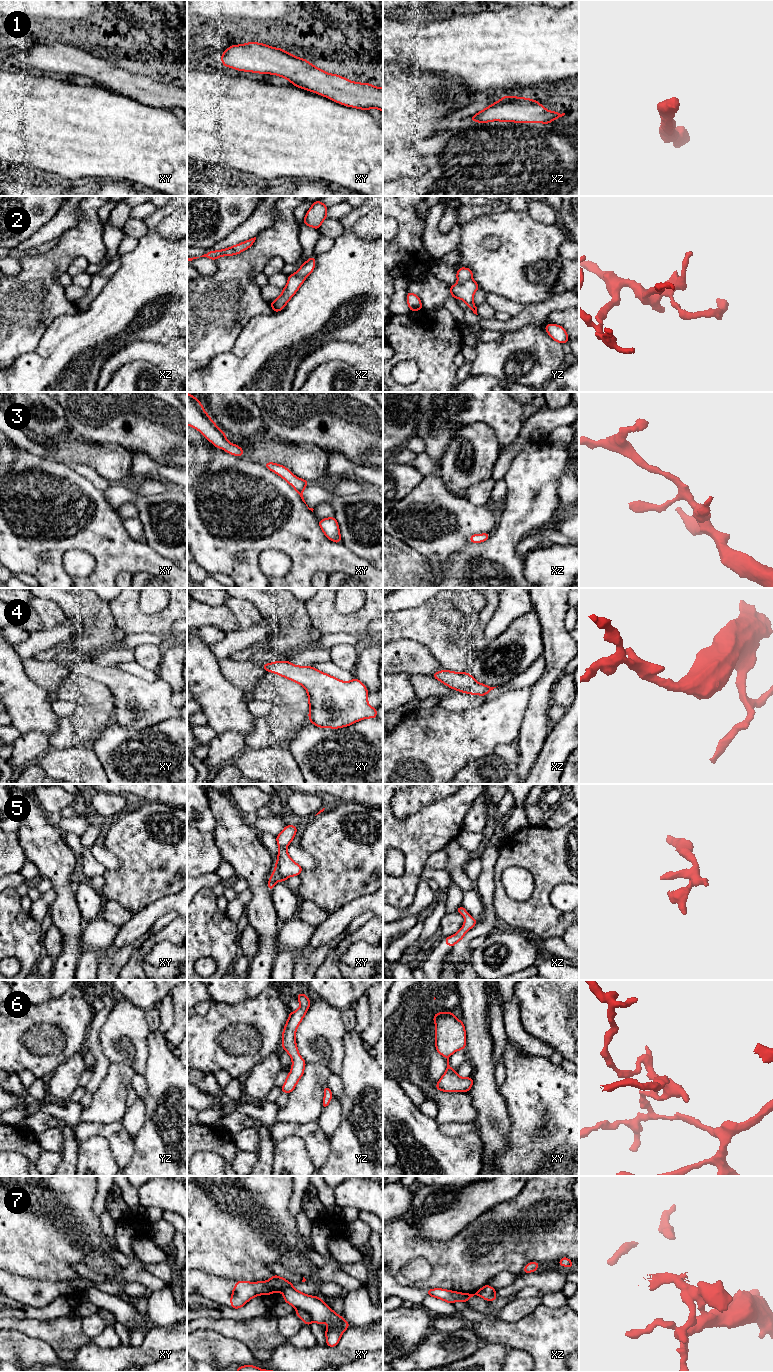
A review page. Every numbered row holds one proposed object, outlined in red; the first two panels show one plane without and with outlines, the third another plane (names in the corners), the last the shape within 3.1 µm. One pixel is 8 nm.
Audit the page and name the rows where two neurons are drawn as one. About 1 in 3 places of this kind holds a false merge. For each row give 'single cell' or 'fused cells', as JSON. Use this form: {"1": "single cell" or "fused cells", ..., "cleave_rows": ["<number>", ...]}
{"1": "single cell", "2": "fused cells", "3": "single cell", "4": "single cell", "5": "single cell", "6": "single cell", "7": "fused cells", "cleave_rows": ["2", "7"]}

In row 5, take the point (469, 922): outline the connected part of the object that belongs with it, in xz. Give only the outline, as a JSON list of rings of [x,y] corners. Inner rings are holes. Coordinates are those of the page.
[[[459,906],[456,911],[464,916],[465,921],[462,928],[457,933],[445,938],[445,943],[450,947],[453,947],[457,942],[462,940],[465,933],[469,931],[472,927],[474,927],[478,922],[467,913],[467,910],[464,907]]]

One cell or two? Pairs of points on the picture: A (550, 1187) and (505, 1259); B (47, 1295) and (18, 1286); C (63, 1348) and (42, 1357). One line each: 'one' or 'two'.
A: one
B: one
C: two

